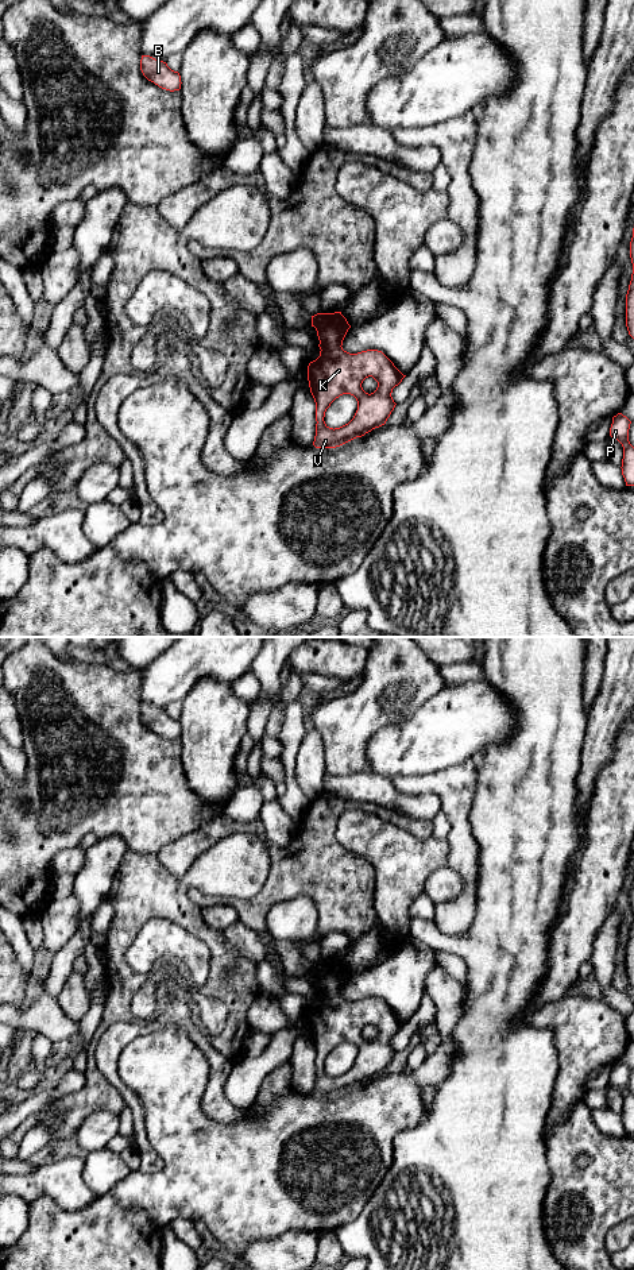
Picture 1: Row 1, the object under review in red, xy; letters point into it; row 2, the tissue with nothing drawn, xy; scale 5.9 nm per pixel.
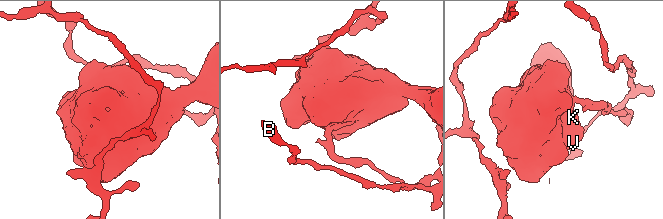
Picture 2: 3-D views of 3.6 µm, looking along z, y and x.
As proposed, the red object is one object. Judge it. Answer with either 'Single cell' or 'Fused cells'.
Fused cells

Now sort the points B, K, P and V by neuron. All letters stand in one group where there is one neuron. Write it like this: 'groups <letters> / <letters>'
groups B P / K V

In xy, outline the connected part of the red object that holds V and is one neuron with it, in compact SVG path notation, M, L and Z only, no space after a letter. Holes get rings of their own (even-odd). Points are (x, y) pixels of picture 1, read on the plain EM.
M341 960L322 961L316 976L321 999L308 1014L309 1035L316 1050L316 1096L336 1096L384 1073L397 1053L393 1037L406 1024L382 999L344 999L341 993L349 976ZM368 1024L378 1030L371 1042L362 1035ZM343 1042L356 1046L357 1058L348 1072L333 1077L324 1069L325 1059Z

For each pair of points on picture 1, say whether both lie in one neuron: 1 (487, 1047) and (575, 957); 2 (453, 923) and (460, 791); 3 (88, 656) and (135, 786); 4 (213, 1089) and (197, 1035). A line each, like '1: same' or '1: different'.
1: different
2: same
3: different
4: same

